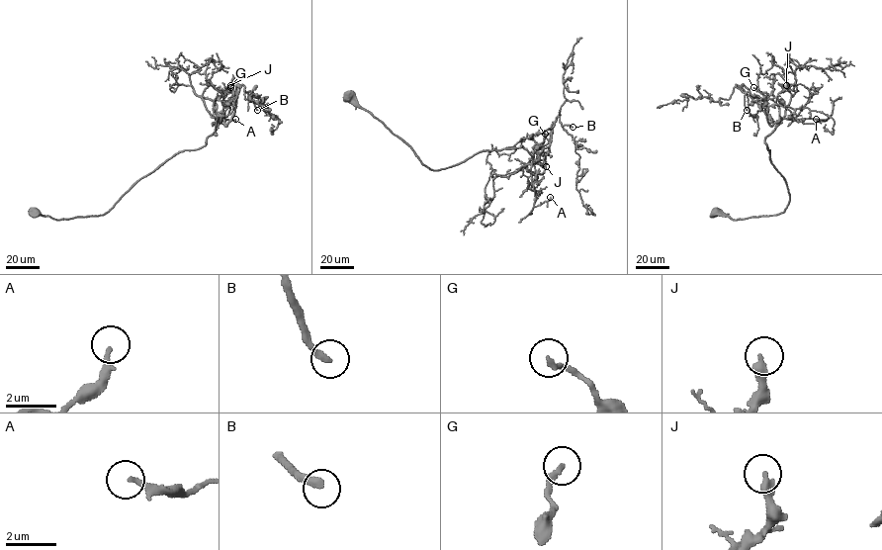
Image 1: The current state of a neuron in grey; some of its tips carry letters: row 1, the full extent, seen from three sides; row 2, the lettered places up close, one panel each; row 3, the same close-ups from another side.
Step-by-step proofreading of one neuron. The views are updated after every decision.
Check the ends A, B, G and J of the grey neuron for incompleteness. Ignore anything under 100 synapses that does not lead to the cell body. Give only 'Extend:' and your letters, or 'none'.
Extend: B

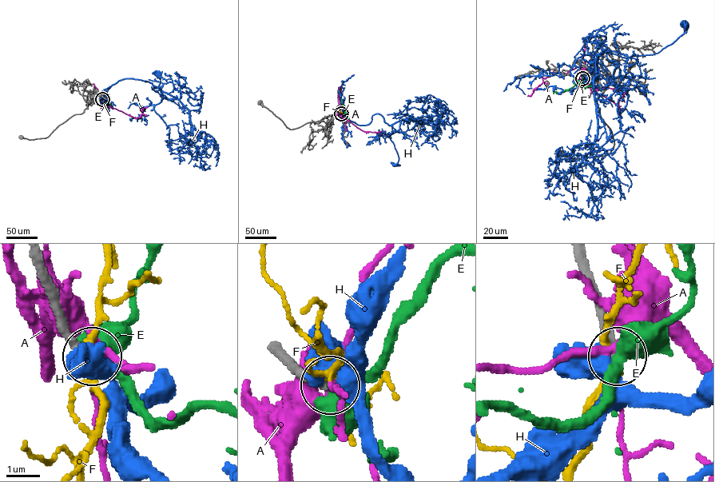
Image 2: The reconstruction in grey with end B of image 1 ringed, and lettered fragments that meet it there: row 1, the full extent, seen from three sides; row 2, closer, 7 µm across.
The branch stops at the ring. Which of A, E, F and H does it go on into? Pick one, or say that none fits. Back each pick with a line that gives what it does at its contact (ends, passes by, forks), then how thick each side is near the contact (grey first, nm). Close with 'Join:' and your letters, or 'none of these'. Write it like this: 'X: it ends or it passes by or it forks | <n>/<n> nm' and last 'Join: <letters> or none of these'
E: it passes by | 320/380 nm
Join: E

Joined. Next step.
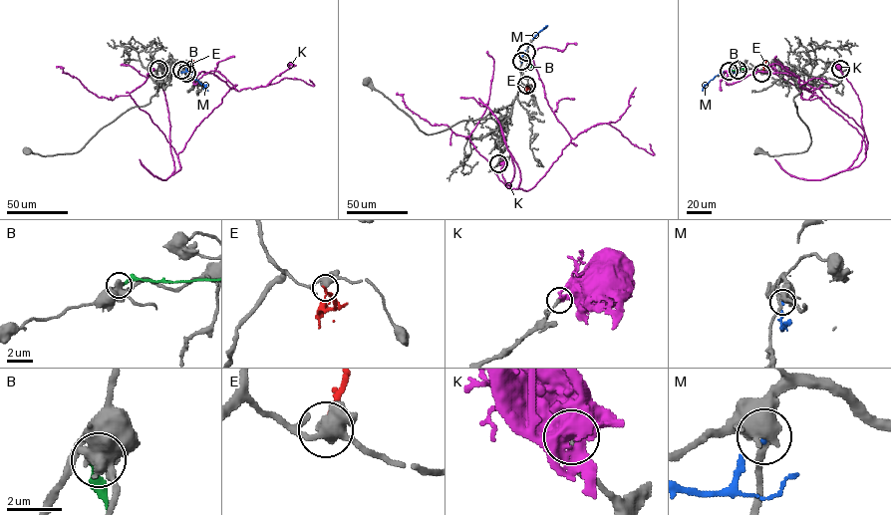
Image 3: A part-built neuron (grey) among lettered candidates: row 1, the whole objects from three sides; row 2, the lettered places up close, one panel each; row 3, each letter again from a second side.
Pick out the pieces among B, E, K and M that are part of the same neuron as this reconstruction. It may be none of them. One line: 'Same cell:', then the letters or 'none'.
Same cell: none

